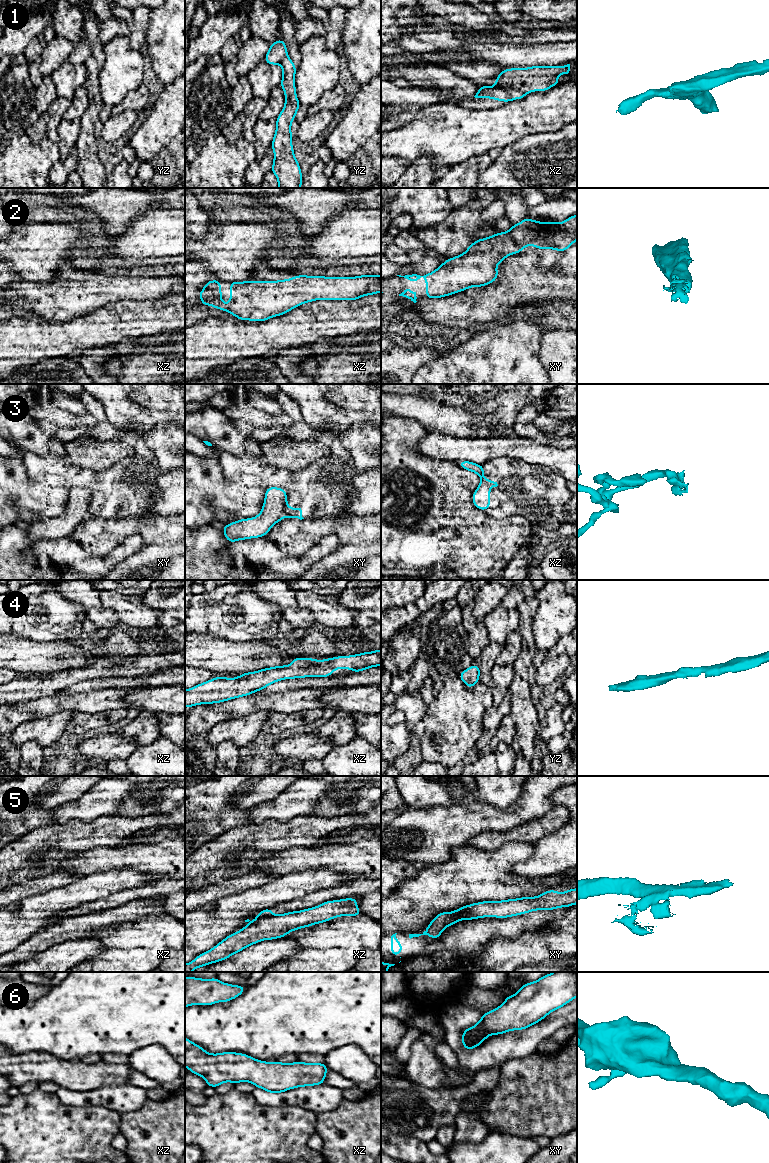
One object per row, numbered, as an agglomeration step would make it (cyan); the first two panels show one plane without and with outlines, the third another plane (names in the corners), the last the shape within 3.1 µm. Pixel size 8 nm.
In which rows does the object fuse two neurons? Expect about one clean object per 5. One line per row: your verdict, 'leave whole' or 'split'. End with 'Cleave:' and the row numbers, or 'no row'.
1: split
2: leave whole
3: split
4: leave whole
5: split
6: split
Cleave: 1, 3, 5, 6

